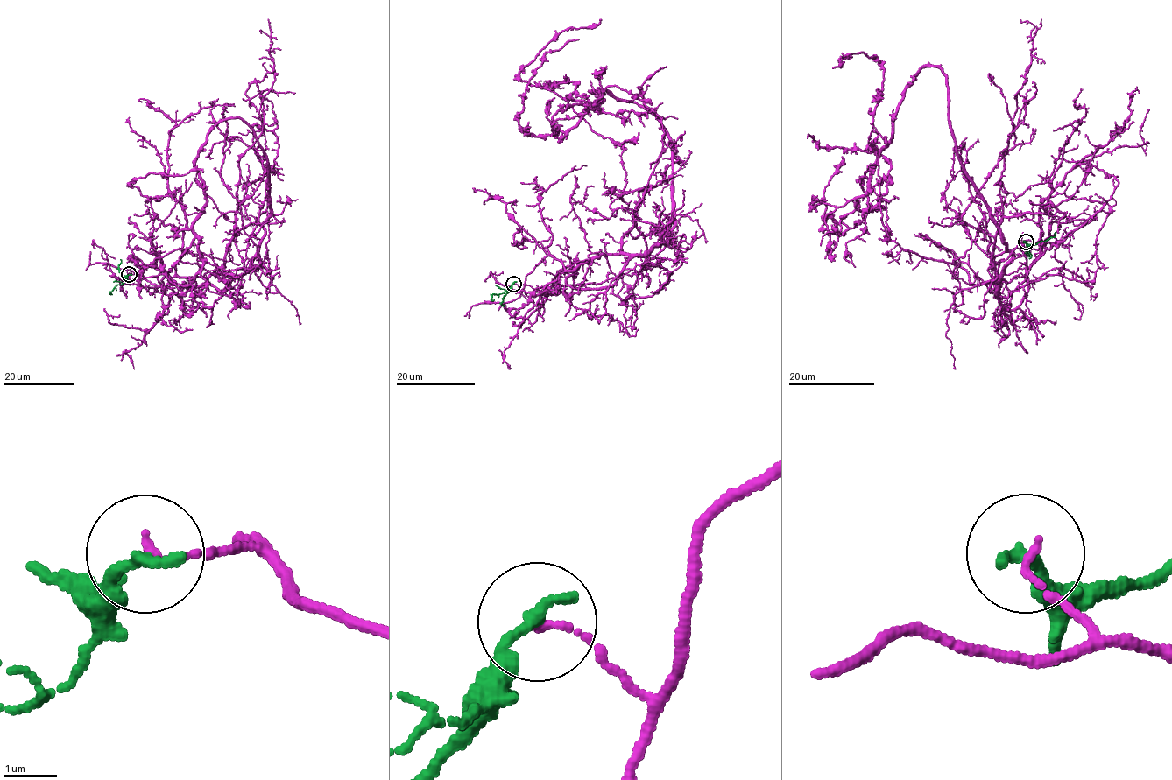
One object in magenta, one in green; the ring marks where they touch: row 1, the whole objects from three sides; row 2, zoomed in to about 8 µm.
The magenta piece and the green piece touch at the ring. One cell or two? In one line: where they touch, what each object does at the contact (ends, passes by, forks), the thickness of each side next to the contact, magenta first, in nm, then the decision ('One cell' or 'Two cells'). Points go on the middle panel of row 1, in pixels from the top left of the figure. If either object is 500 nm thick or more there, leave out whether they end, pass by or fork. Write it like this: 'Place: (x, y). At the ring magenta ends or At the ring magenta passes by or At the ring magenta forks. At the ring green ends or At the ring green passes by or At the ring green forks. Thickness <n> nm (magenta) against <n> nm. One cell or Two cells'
Place: (513, 284). At the ring magenta ends. At the ring green ends. Thickness 130 nm (magenta) against 260 nm. Two cells

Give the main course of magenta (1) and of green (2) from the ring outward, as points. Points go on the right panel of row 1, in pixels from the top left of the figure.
1: (1026, 242), (991, 257), (996, 293), (1013, 256), (941, 66), (907, 88), (867, 211), (882, 155), (807, 137)
2: (1026, 242), (1029, 259)

